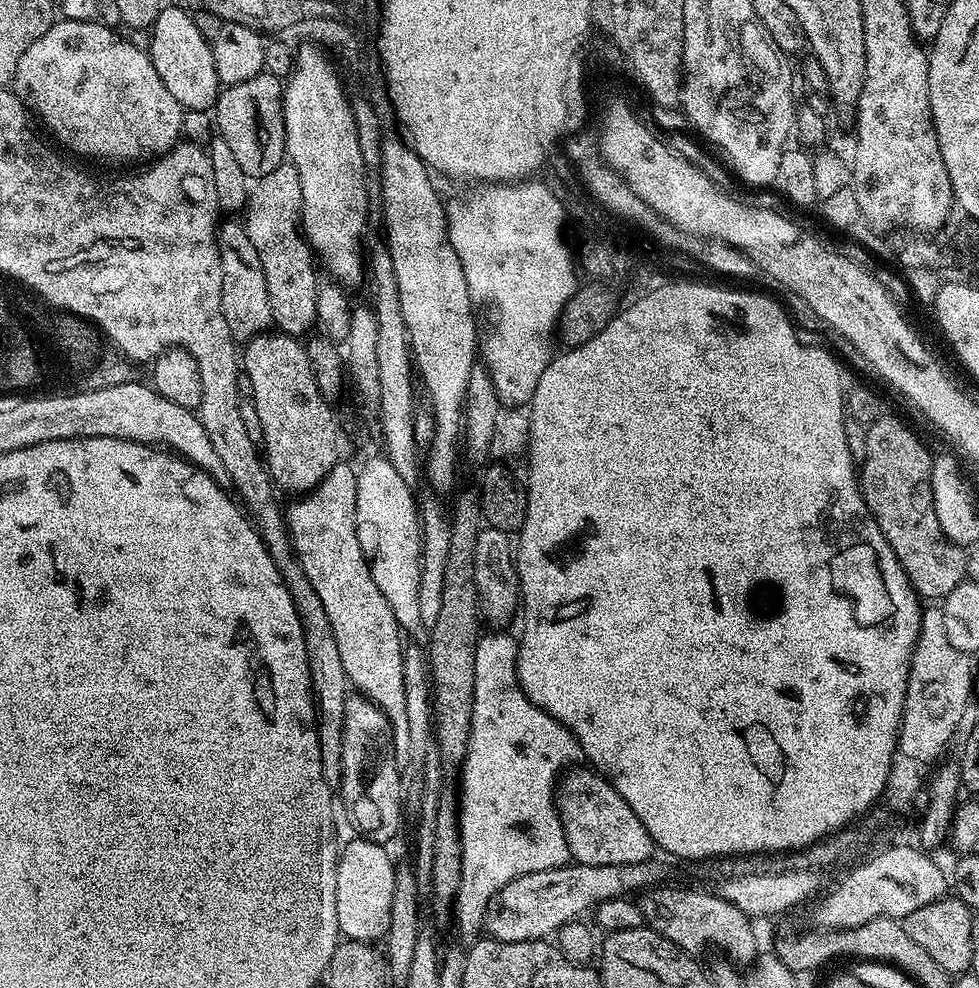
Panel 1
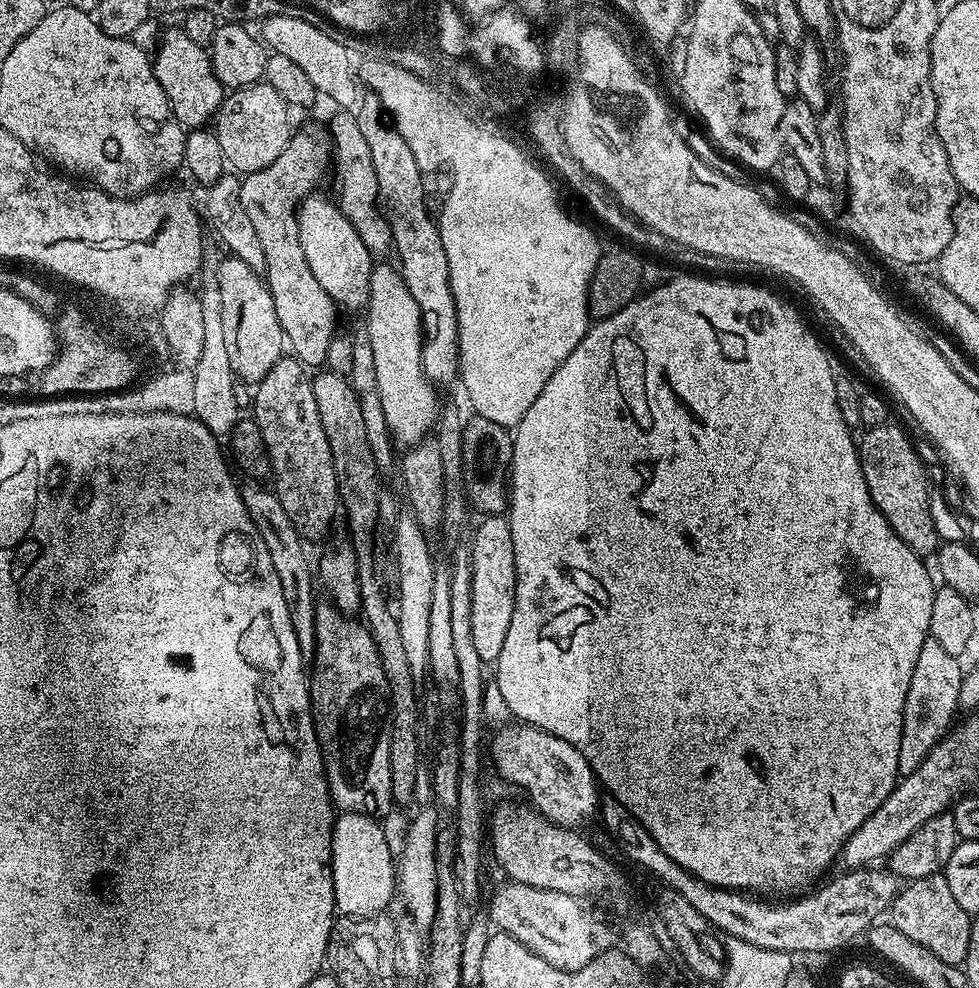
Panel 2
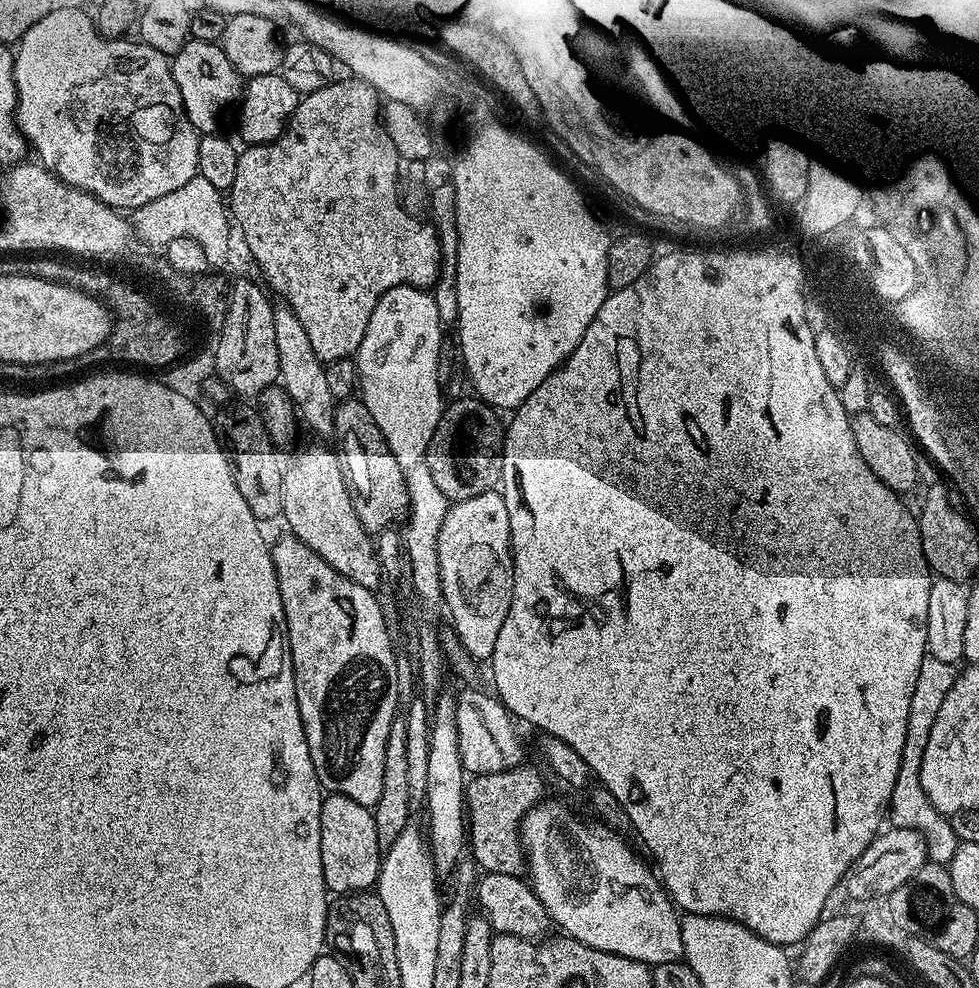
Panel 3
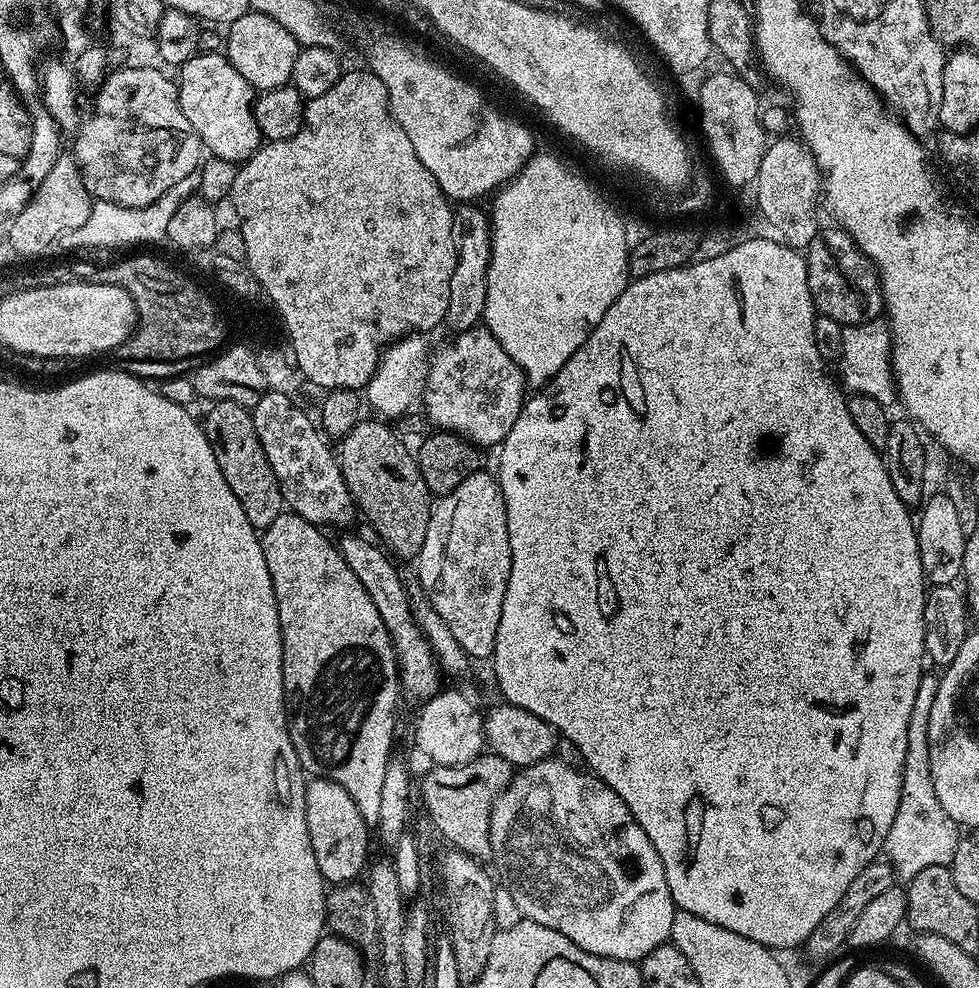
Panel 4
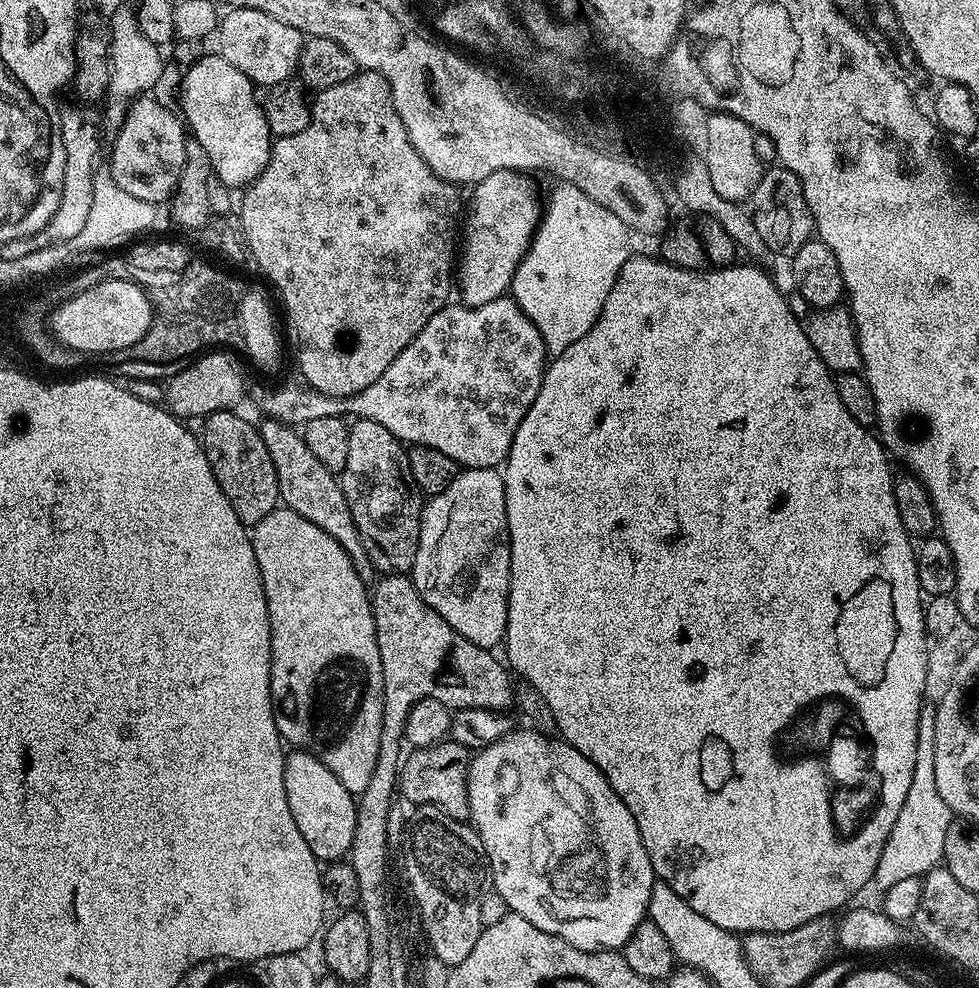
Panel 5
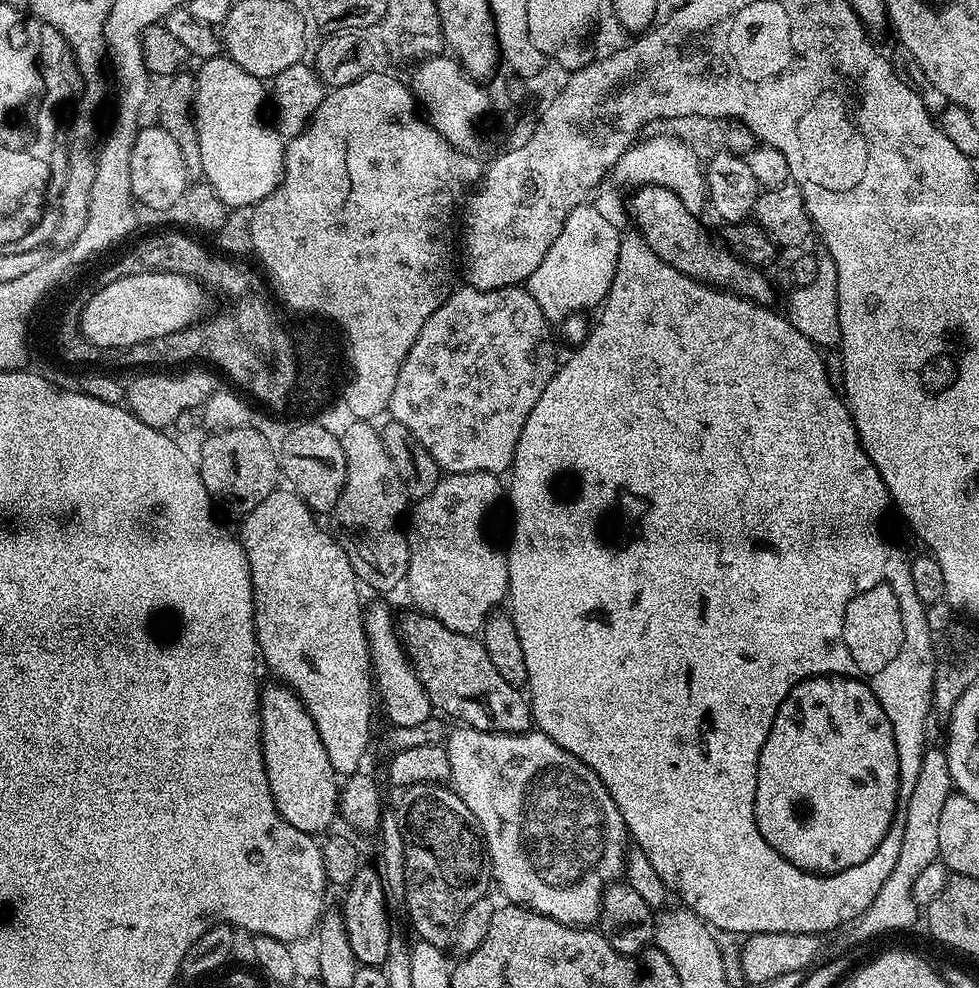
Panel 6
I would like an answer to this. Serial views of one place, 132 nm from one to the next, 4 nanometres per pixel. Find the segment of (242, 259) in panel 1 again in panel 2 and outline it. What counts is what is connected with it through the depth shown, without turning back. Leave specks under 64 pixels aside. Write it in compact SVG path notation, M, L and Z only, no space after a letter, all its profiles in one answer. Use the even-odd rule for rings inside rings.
M231 254L225 257L214 269L214 275L222 294L222 334L230 366L241 381L259 382L270 374L274 362L285 355L284 331L278 322L278 310L274 310L274 298L265 277L252 270L242 258Z

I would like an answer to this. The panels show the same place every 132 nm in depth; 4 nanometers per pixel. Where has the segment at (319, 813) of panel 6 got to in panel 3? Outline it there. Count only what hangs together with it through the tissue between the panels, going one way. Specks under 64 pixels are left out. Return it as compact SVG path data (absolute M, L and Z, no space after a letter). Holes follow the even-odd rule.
M337 792L325 795L322 802L322 874L329 893L369 891L379 878L381 859L373 809Z

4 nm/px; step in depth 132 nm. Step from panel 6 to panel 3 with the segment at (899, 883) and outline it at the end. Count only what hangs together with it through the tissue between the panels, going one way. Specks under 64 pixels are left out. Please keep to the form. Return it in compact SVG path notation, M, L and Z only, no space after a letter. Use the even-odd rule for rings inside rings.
M927 654L922 658L922 666L918 666L918 682L914 682L914 698L910 698L910 718L906 722L906 746L902 746L898 782L894 782L894 794L890 794L886 813L891 827L914 830L922 834L929 861L945 866L954 858L958 841L952 829L951 819L941 814L930 802L930 798L926 798L926 790L922 790L920 775L922 754L926 754L926 742L930 742L930 730L934 726L934 718L938 718L938 710L942 707L946 694L950 694L950 686L954 686L957 675L958 668L955 664L941 662L938 658Z

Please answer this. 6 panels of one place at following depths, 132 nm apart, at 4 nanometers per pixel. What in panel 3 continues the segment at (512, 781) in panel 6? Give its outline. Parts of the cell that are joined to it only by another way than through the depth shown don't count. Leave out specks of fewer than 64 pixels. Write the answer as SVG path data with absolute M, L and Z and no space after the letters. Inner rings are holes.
M545 798L536 804L528 813L525 814L524 820L520 823L520 844L524 848L524 858L526 861L526 876L532 885L532 889L538 894L542 906L546 906L548 919L553 925L556 924L561 928L565 937L574 939L580 944L590 946L594 950L602 950L610 954L618 954L622 958L637 960L649 966L674 962L675 960L684 960L684 947L682 946L682 930L680 929L680 916L675 904L672 903L667 892L664 891L664 885L657 873L650 867L649 861L643 855L639 856L634 849L628 845L629 841L618 833L613 832L607 825L601 822L587 824L580 816L575 816L566 805L560 800L551 800Z

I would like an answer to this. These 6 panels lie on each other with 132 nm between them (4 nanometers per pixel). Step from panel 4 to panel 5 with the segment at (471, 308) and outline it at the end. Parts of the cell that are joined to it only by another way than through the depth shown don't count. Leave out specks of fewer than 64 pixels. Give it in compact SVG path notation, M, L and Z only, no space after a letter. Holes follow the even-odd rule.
M495 172L490 174L490 178L486 178L482 182L478 182L471 189L472 197L467 197L466 200L466 212L468 208L468 217L463 217L462 220L462 247L458 252L458 296L463 303L467 304L468 307L473 308L474 306L482 306L486 302L494 302L499 296L505 295L511 289L512 279L514 274L518 270L518 266L522 262L522 258L526 254L526 250L532 244L532 235L536 232L536 225L540 222L542 215L542 200L539 200L540 192L536 189L536 184L531 175L522 172Z

